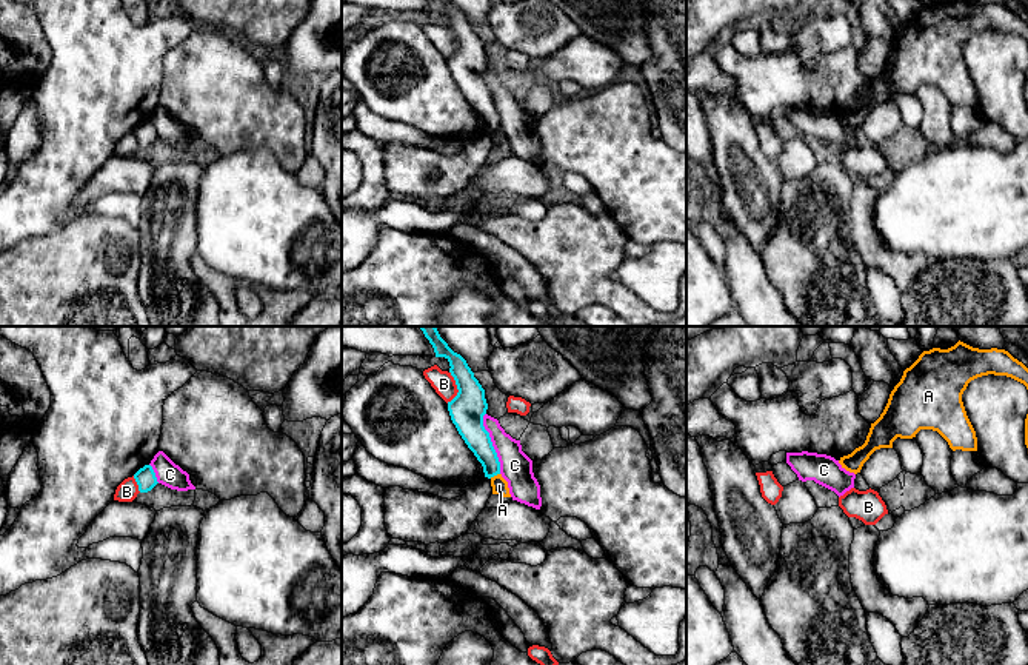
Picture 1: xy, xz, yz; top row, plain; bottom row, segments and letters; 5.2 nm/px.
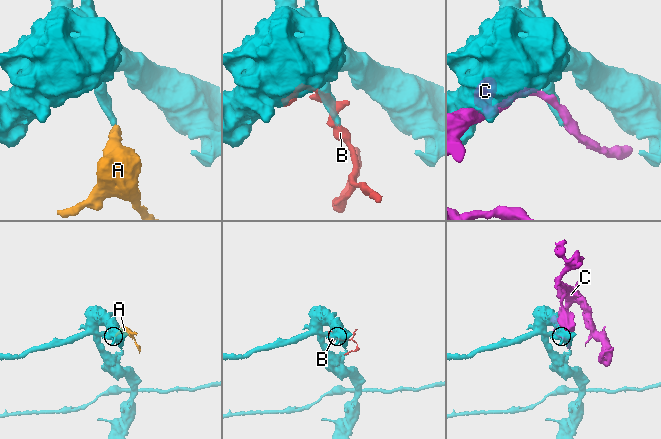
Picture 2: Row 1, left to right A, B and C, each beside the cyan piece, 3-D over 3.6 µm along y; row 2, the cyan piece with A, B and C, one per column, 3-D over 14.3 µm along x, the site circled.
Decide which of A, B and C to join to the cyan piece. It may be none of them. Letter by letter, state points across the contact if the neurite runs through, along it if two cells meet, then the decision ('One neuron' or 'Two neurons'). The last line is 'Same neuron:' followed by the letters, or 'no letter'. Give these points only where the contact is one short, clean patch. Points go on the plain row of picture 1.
A: Boundary: xz (499, 128), (490, 133). Two neurons
B: Two neurons
C: Two neurons
Same neuron: no letter

